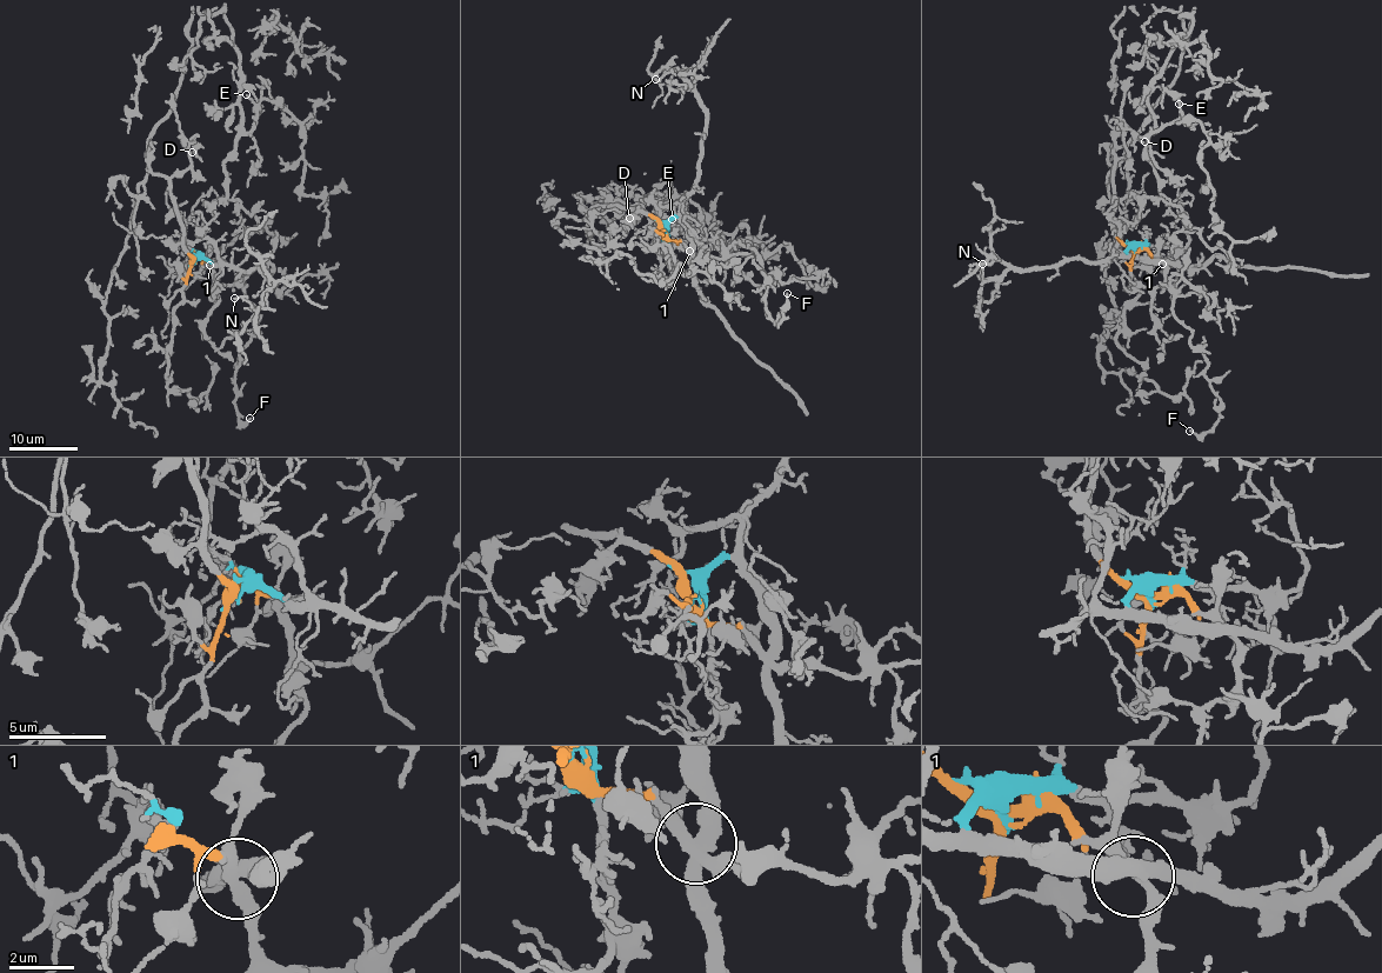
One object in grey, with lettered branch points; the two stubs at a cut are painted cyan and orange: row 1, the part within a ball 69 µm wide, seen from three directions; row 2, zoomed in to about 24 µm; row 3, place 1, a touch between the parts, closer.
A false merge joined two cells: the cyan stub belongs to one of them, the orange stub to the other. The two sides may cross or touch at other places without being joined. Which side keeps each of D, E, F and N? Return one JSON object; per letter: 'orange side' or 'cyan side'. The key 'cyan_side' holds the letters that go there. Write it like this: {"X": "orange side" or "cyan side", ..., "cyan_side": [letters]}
{"D": "orange side", "E": "orange side", "F": "orange side", "N": "cyan side", "cyan_side": ["N"]}

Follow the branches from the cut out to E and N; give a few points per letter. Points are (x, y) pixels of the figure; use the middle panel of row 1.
E: (663, 232), (618, 204), (594, 207), (586, 228), (607, 240), (649, 193), (681, 202), (672, 219)
N: (663, 232), (698, 179), (705, 107), (695, 90), (690, 91), (678, 75), (669, 72), (660, 79), (655, 78)

